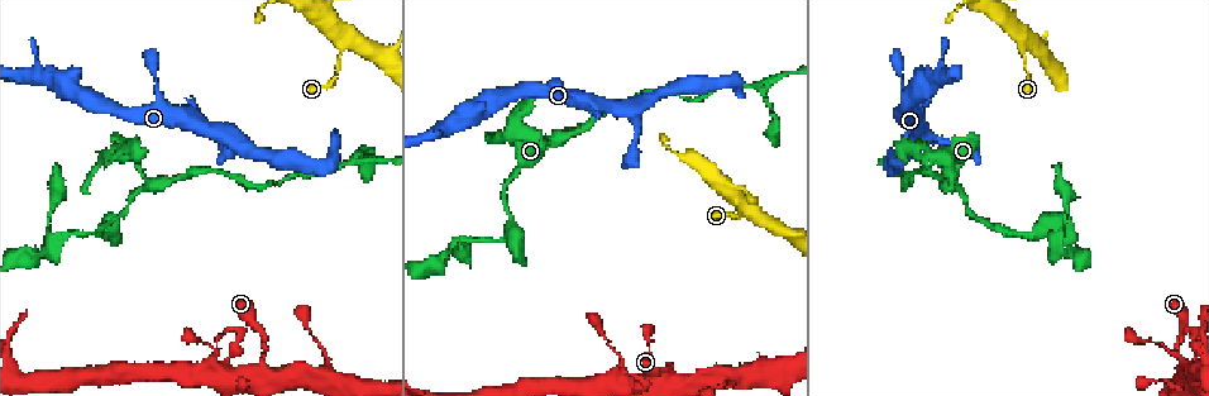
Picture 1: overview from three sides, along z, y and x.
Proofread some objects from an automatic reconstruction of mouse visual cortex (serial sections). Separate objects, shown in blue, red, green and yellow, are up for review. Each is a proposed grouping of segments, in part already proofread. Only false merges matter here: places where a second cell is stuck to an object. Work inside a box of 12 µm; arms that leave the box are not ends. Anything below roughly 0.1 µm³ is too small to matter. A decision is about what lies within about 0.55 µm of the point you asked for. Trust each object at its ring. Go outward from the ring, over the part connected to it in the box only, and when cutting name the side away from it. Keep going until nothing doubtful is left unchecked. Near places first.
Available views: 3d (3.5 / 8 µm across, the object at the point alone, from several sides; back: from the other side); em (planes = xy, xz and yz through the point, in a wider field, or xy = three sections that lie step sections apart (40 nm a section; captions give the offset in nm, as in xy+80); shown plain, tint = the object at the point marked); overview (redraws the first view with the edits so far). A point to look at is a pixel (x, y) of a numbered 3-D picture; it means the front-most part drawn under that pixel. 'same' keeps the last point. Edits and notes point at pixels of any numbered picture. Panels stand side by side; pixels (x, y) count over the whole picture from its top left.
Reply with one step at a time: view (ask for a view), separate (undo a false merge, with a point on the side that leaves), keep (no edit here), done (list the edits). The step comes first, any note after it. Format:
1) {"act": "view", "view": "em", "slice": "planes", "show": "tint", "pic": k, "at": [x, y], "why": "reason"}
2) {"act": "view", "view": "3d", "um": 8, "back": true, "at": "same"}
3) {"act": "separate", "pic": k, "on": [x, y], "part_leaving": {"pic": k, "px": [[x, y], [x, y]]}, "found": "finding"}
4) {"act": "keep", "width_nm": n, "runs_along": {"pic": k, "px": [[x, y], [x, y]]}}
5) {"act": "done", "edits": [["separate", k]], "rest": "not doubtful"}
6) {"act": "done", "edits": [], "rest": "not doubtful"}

{"act": "view", "view": "3d", "um": 3.5, "pic": 1, "at": [554, 139], "why": "arms part here"}

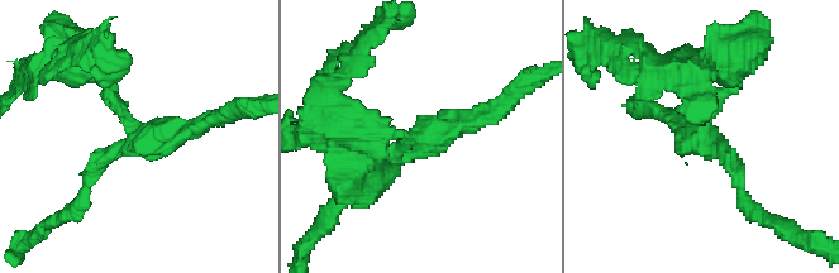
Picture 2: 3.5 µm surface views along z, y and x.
{"act": "view", "view": "em", "slice": "xy", "step": 1, "show": "tint", "pic": 2, "at": [143, 139], "arms": 3, "arm_widths_nm": [150, 200, 200]}

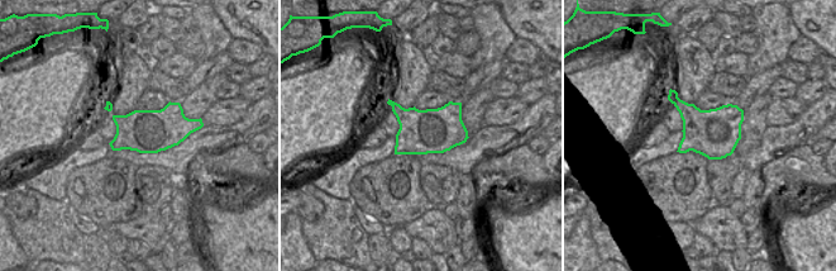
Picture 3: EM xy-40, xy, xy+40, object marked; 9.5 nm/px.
{"act": "keep", "runs_along": {"pic": 2, "px": [[737, 77], [701, 139], [740, 186]]}, "found": "all the same cell"}

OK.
{"act": "view", "view": "3d", "um": 3.5, "back": true, "pic": 1, "at": [752, 86], "why": "three arms meet"}

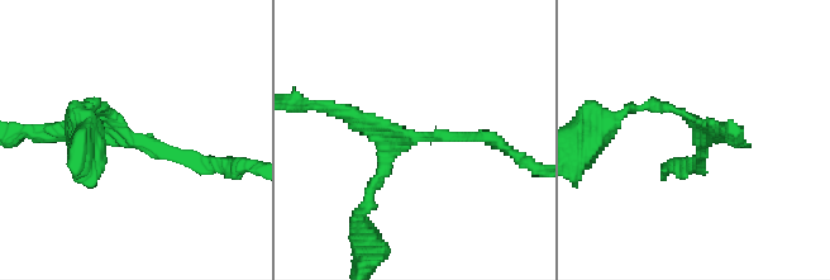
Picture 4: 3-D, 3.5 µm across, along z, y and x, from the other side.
{"act": "view", "view": "em", "slice": "xy", "step": 1, "show": "tint", "pic": 4, "at": [701, 134]}

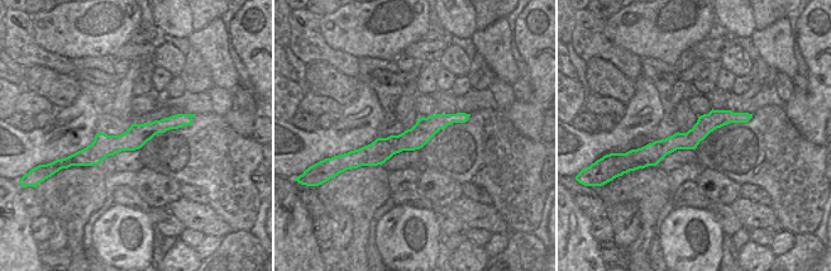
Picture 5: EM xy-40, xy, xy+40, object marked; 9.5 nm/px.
{"act": "keep", "arm_widths_nm": [150, 150, 200], "runs_along": {"pic": 4, "px": [[206, 167], [133, 141], [86, 105]]}, "found": "one cell here"}

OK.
{"act": "view", "view": "3d", "um": 3.5, "pic": 1, "at": [512, 234], "why": "arms part here"}

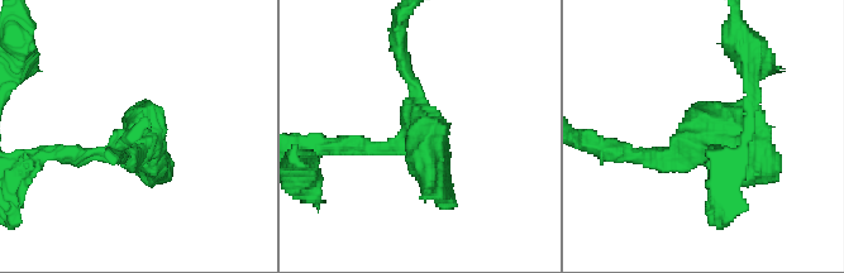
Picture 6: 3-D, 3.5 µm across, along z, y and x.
{"act": "view", "view": "em", "slice": "xy", "step": 2, "show": "tint", "pic": 6, "at": [417, 129]}

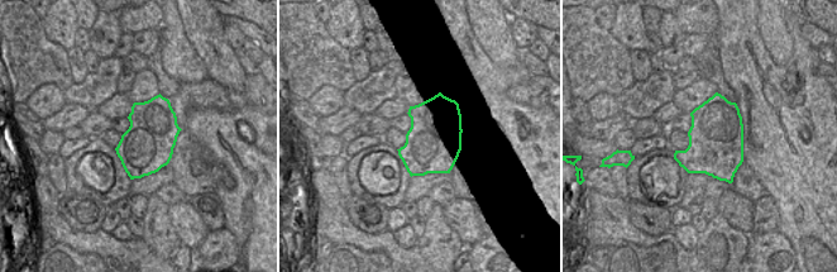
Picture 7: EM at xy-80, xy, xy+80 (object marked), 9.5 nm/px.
{"act": "keep", "runs_along": {"pic": 6, "px": [[400, 52], [419, 130], [392, 149], [342, 147]]}, "found": "continuous, no second cell"}

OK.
{"act": "done", "edits": [], "rest": "not doubtful"}

